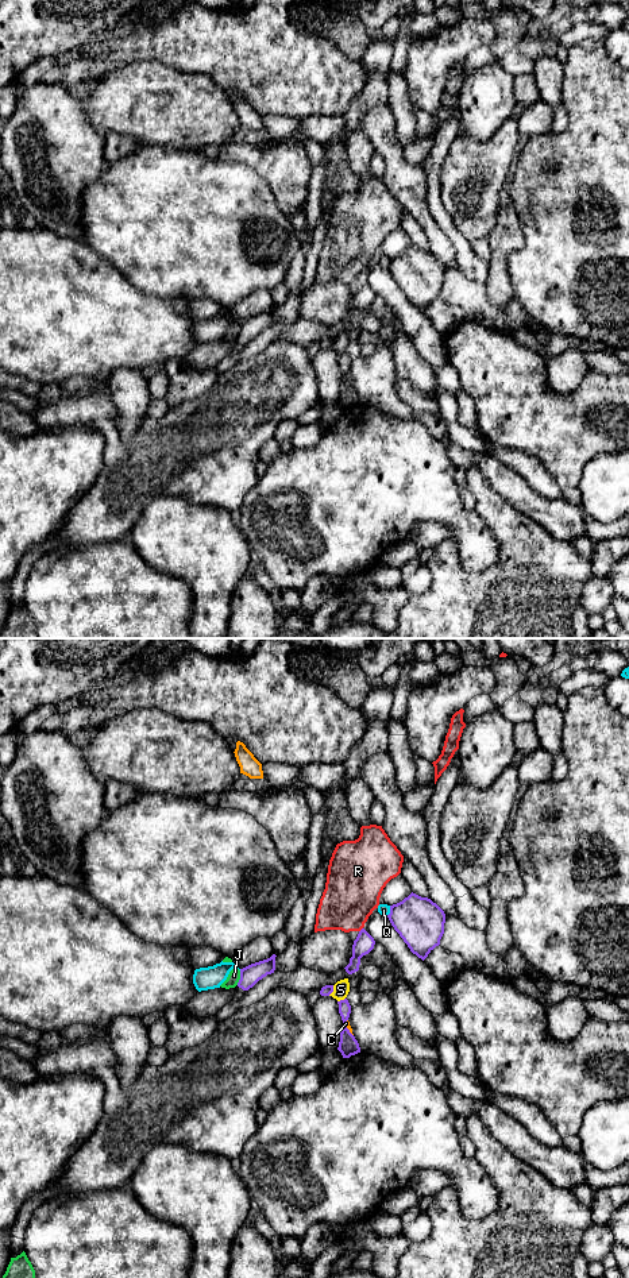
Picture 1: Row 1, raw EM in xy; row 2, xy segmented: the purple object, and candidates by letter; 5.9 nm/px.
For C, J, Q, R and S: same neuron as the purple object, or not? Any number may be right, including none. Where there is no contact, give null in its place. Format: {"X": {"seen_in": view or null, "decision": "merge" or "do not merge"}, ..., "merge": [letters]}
{"C": {"seen_in": "xy", "decision": "do not merge"}, "J": {"seen_in": "xy", "decision": "do not merge"}, "Q": {"seen_in": "xy", "decision": "do not merge"}, "R": {"seen_in": "xy", "decision": "do not merge"}, "S": {"seen_in": "xy", "decision": "do not merge"}, "merge": []}

